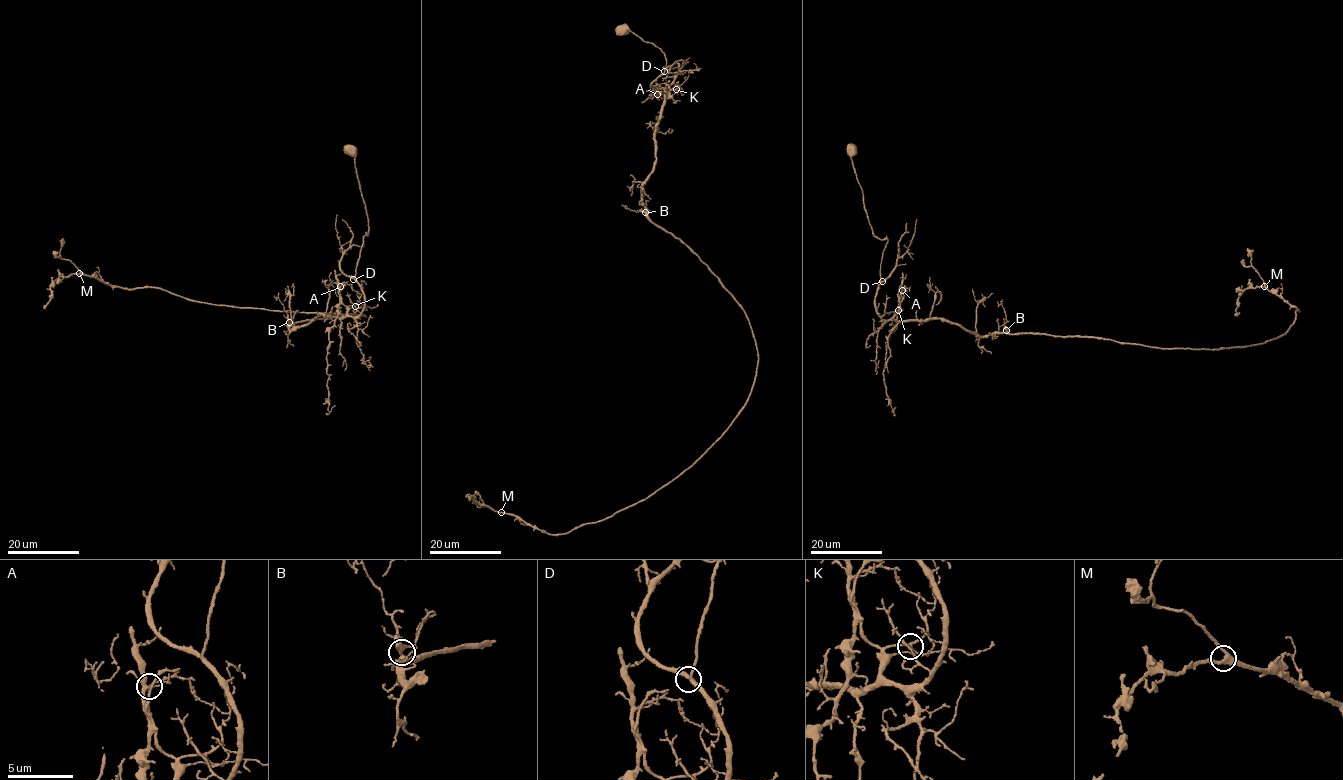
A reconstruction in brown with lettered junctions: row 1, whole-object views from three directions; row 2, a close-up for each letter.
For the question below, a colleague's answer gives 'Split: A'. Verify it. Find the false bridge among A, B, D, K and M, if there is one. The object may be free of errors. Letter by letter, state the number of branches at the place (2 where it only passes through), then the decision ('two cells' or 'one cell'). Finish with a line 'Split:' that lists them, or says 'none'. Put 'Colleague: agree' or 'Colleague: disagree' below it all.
A: branches 5; two cells
B: branches 4; one cell
D: branches 3; one cell
K: branches 4; one cell
M: branches 3; one cell
Split: A
Colleague: agree

